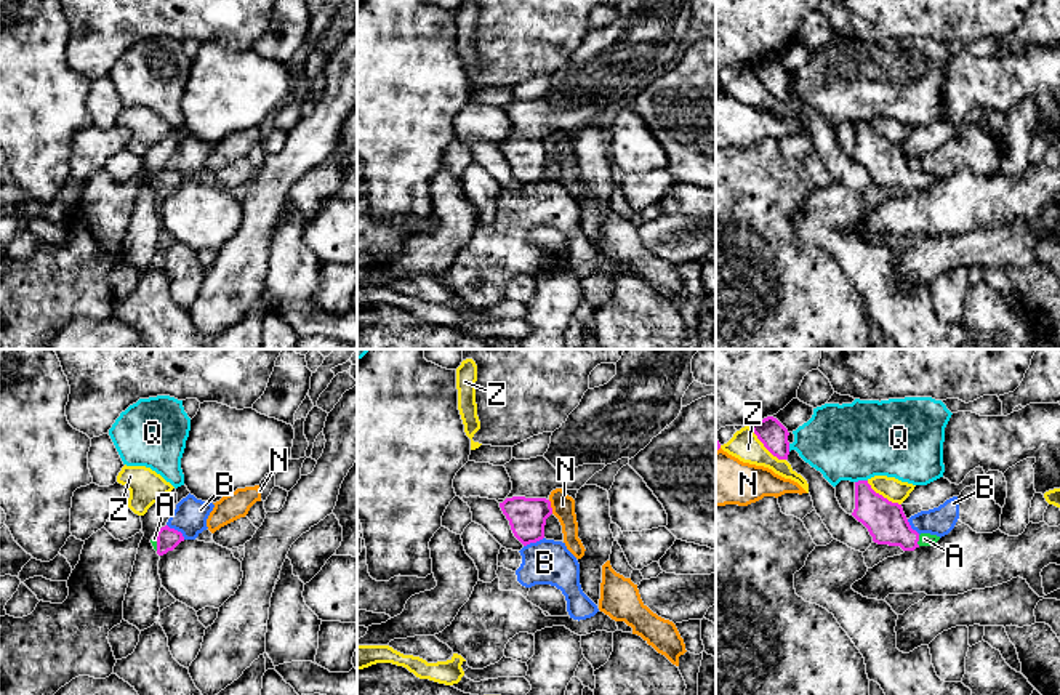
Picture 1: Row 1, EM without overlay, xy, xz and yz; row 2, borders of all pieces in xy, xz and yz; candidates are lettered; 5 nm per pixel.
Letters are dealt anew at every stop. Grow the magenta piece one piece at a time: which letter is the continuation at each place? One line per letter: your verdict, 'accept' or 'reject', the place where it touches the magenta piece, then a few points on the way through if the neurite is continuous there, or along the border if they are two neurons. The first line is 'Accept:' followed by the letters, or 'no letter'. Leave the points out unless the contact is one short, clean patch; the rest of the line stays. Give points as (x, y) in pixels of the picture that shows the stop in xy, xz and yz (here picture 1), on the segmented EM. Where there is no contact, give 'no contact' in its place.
Accept: A
A: accept | yz (918, 540) | across yz (886, 521), (908, 540), (918, 540), (924, 538)
B: reject | xy (176, 530) | along xy (167, 524), (184, 538)
N: reject | xz (550, 506)
Q: reject | yz (860, 481)
Z: reject | yz (766, 447)

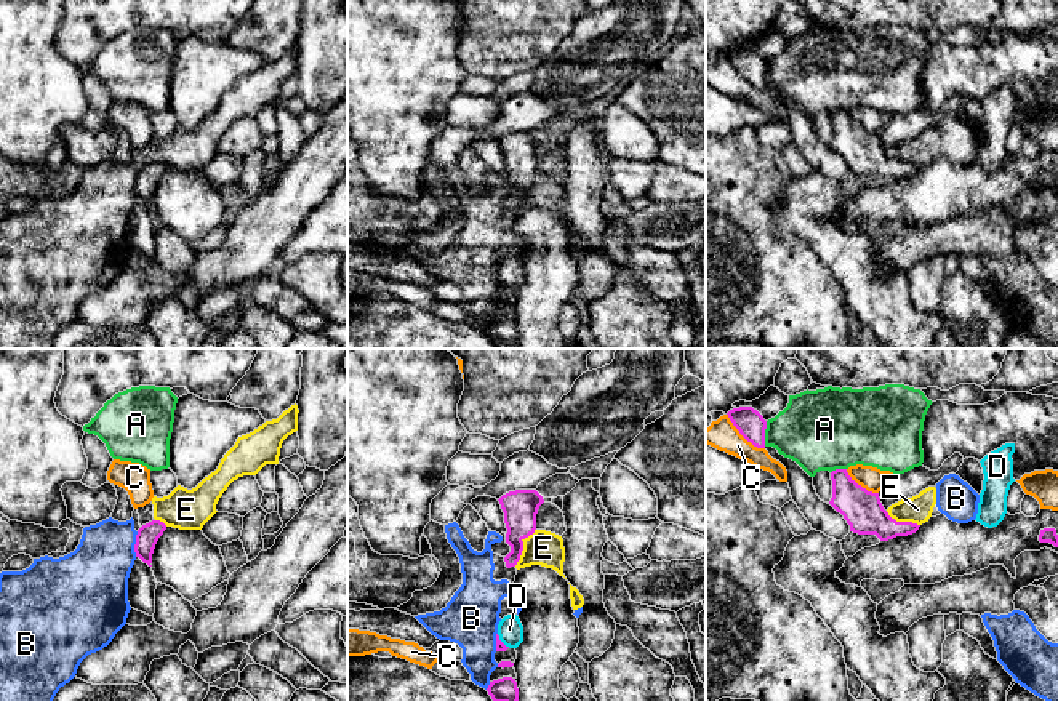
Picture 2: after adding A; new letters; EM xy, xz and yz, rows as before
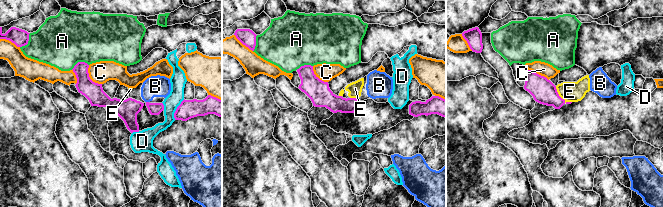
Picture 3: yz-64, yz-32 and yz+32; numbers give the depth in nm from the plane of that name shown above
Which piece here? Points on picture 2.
Accept: no letter
A: reject | yz (764, 434)
B: reject | xy (135, 544)
C: reject | yz (743, 436)
D: reject | xz (501, 642) | along xz (496, 634), (509, 647)
E: reject | xz (522, 546) | along xz (535, 528), (524, 540), (520, 559), (514, 565)

